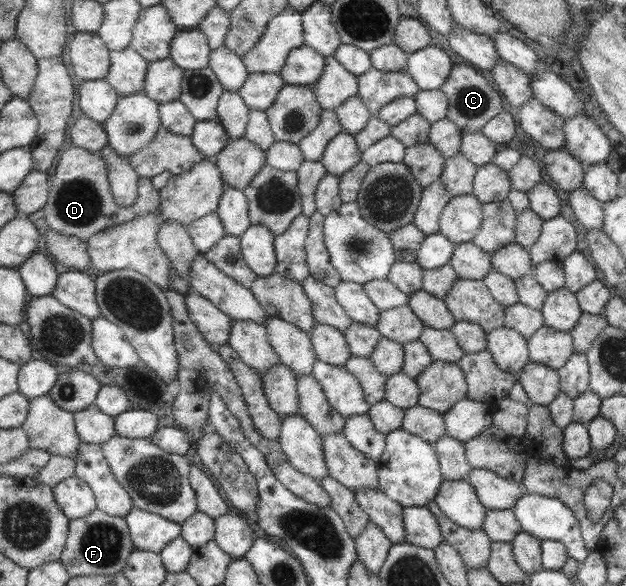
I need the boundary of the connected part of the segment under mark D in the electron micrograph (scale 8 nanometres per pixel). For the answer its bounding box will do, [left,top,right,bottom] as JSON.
[44,146,162,242]

